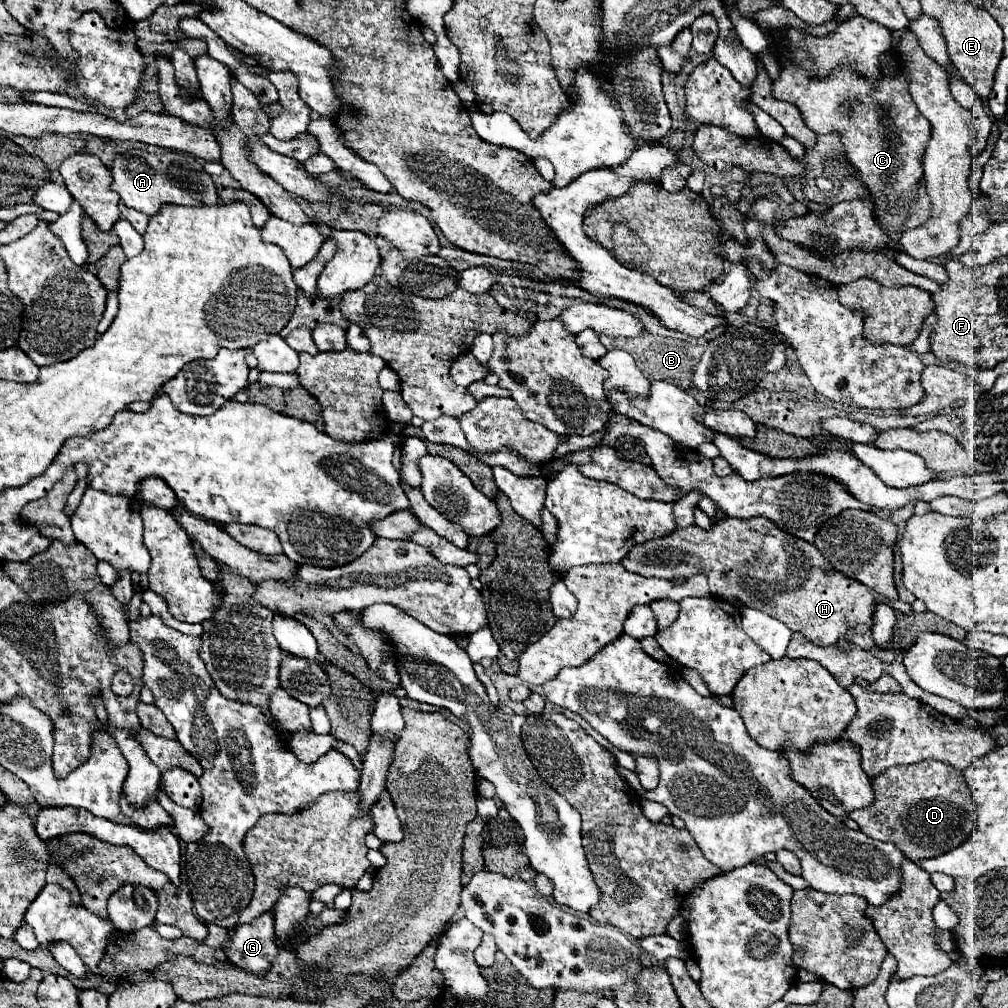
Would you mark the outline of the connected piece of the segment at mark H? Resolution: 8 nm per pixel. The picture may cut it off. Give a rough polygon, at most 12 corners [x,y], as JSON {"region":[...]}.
{"region":[[766,517],[634,545],[644,577],[714,597],[820,647],[872,643],[884,599]]}

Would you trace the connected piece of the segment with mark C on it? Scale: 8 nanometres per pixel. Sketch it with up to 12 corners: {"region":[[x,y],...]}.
{"region":[[774,41],[772,95],[814,133],[838,133],[902,231],[918,201],[930,121],[896,73],[838,65],[812,79],[812,55]]}

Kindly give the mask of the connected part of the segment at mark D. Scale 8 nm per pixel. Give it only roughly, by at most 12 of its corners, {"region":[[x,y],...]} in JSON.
{"region":[[944,761],[890,767],[850,817],[912,861],[976,829],[964,777]]}

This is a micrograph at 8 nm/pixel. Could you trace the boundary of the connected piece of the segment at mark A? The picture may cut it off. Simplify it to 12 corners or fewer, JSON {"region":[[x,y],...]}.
{"region":[[142,149],[116,155],[112,189],[154,215],[218,203],[204,161]]}

